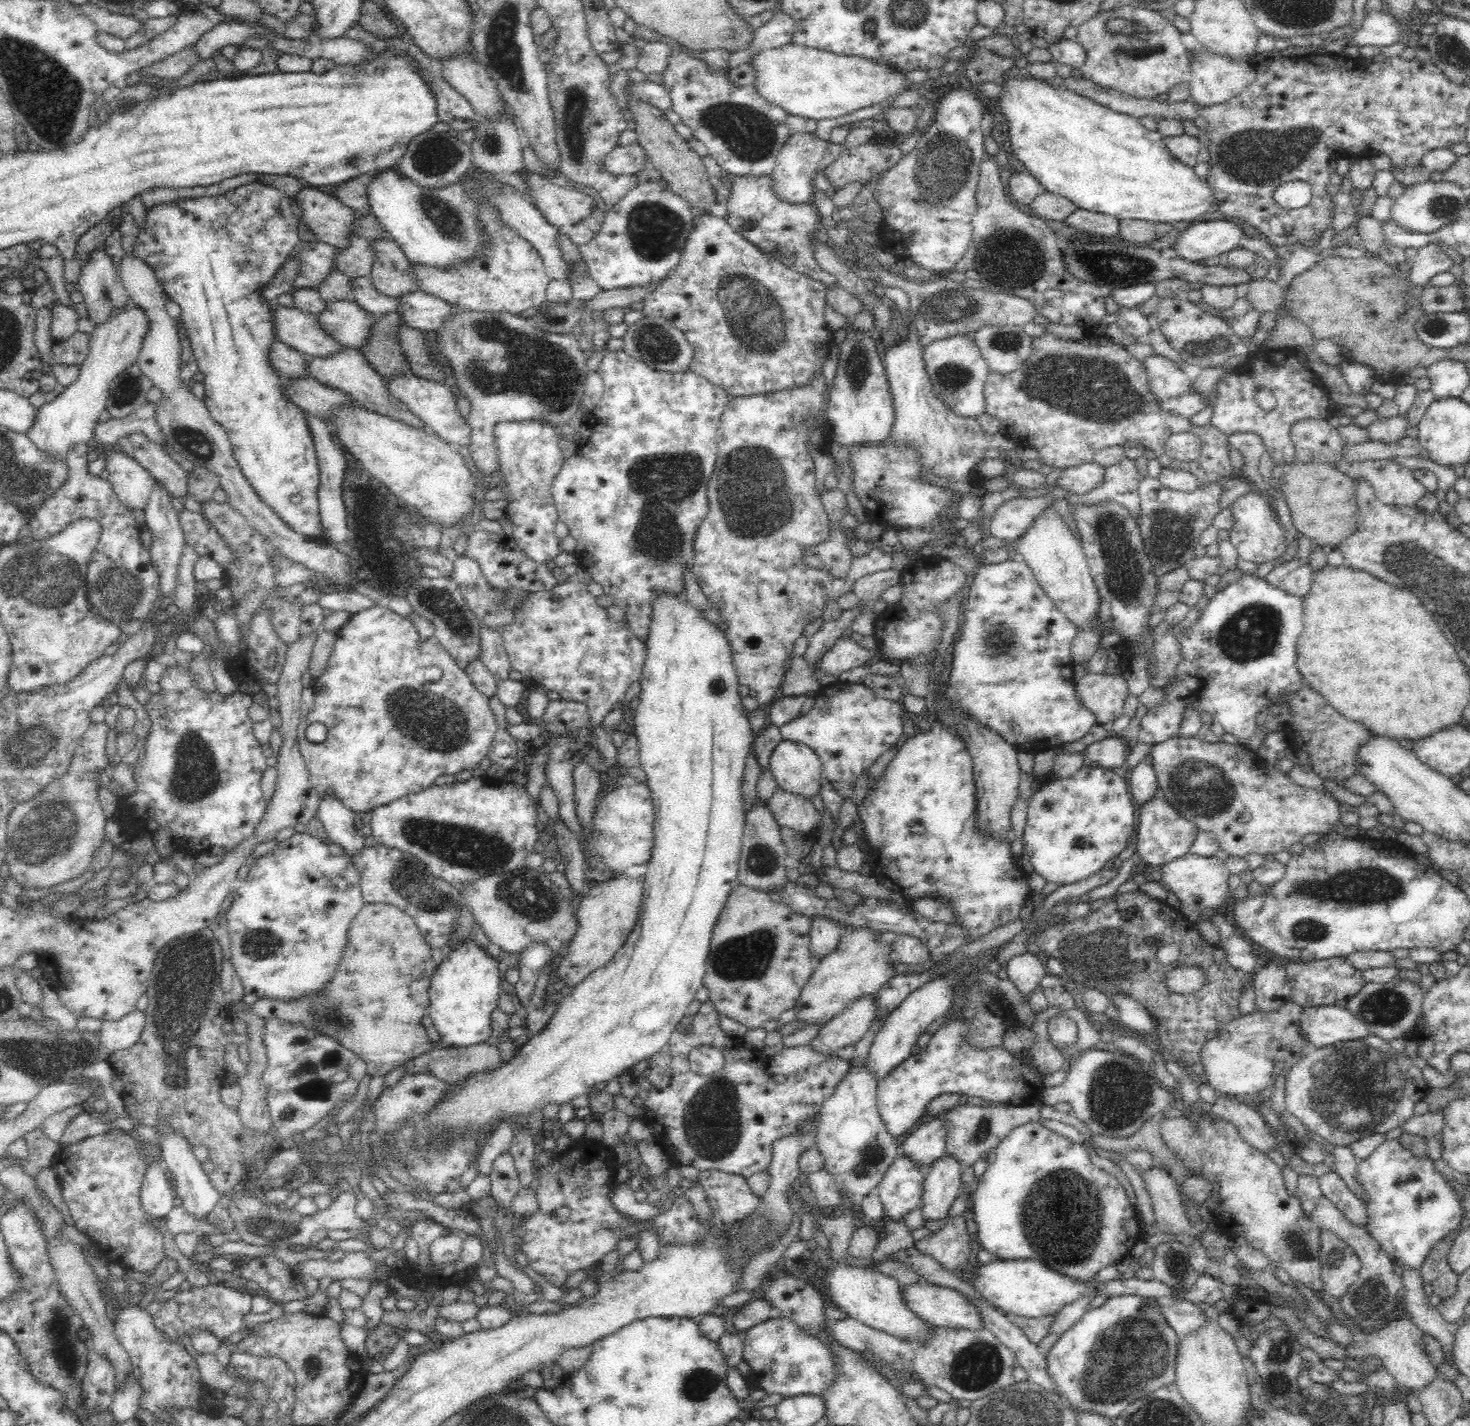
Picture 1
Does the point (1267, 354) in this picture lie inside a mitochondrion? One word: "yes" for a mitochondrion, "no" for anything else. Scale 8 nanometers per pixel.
no

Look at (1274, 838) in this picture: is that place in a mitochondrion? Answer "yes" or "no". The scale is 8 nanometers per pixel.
yes

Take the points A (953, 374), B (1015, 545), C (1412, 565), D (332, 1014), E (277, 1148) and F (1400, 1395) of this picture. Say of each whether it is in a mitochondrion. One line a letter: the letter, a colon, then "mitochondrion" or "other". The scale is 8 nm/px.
A: mitochondrion
B: other
C: mitochondrion
D: mitochondrion
E: other
F: other

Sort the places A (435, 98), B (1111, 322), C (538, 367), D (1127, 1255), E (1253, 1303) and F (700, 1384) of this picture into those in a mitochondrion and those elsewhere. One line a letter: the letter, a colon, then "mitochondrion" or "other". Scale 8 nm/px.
A: other
B: other
C: mitochondrion
D: other
E: other
F: mitochondrion

